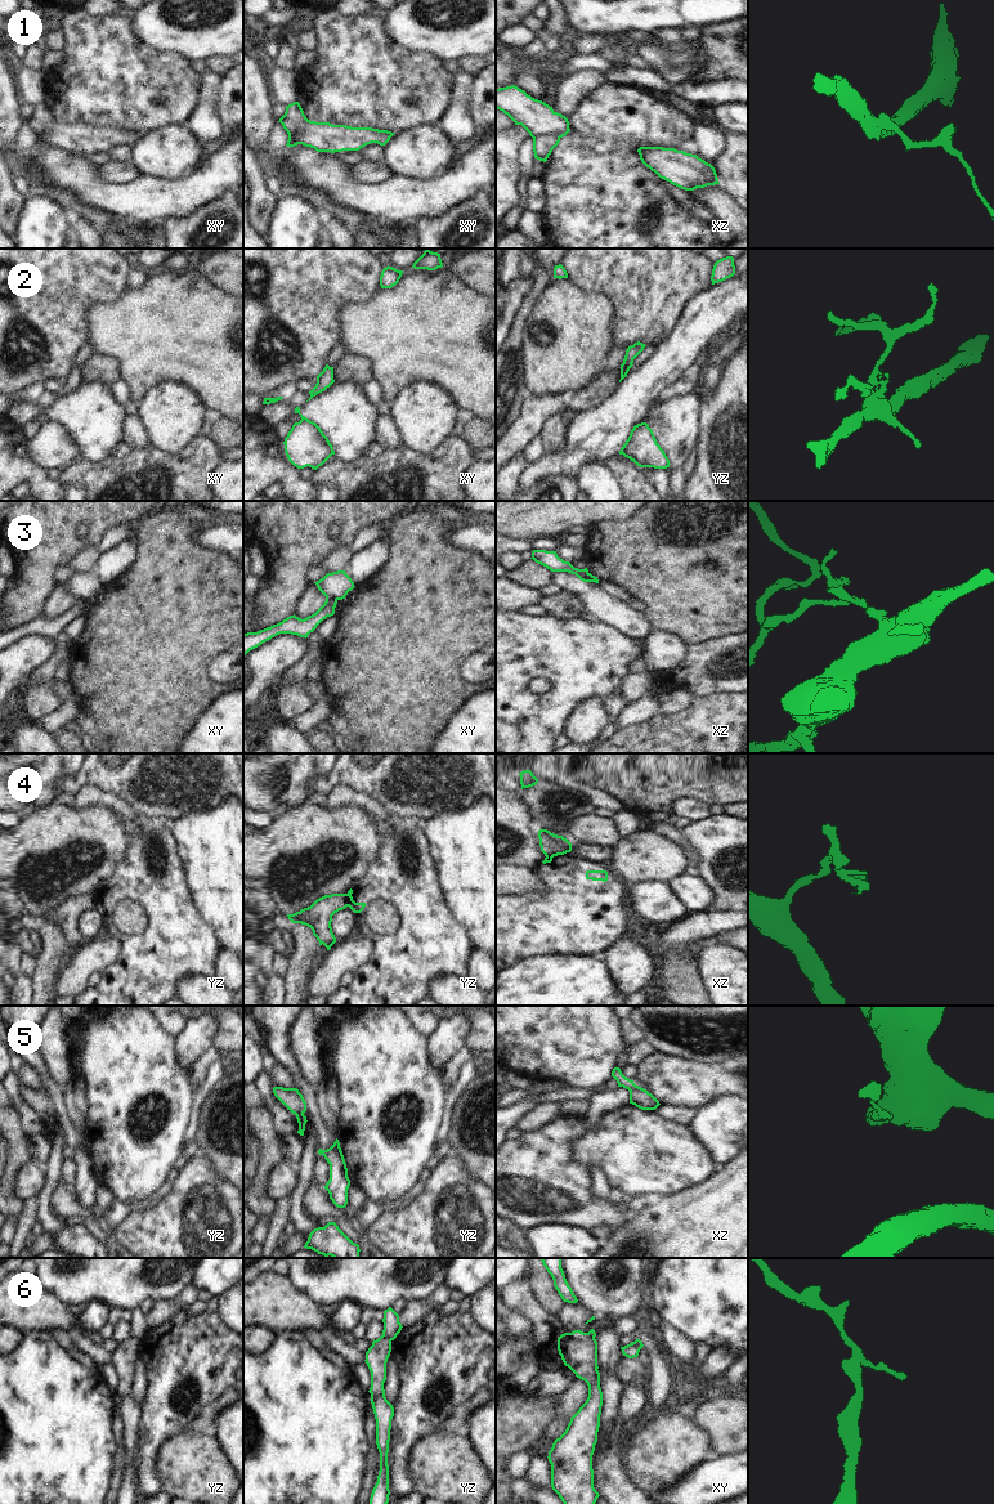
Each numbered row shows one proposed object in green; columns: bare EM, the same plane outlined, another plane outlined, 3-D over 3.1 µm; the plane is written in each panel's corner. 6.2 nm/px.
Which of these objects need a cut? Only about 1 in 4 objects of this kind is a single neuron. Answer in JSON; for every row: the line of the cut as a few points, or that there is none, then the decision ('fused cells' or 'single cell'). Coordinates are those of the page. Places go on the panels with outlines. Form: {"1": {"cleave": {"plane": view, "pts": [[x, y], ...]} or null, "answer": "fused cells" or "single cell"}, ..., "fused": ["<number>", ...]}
{"1": {"cleave": {"plane": "xz", "pts": [[559, 137], [536, 135], [533, 138]]}, "answer": "fused cells"}, "2": {"cleave": {"plane": "xy", "pts": [[301, 417], [307, 420]]}, "answer": "fused cells"}, "3": {"cleave": {"plane": "xy", "pts": [[326, 596], [336, 600]]}, "answer": "fused cells"}, "4": {"cleave": {"plane": "yz", "pts": [[346, 894], [348, 905]]}, "answer": "fused cells"}, "5": {"cleave": {"plane": "xz", "pts": [[634, 1083], [628, 1090]]}, "answer": "fused cells"}, "6": {"cleave": {"plane": "yz", "pts": [[383, 1334], [390, 1341]]}, "answer": "fused cells"}, "fused": ["1", "2", "3", "4", "5", "6"]}

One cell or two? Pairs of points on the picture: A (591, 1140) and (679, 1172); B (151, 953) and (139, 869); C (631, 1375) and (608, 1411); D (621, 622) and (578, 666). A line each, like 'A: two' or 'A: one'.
A: one
B: one
C: two
D: two

